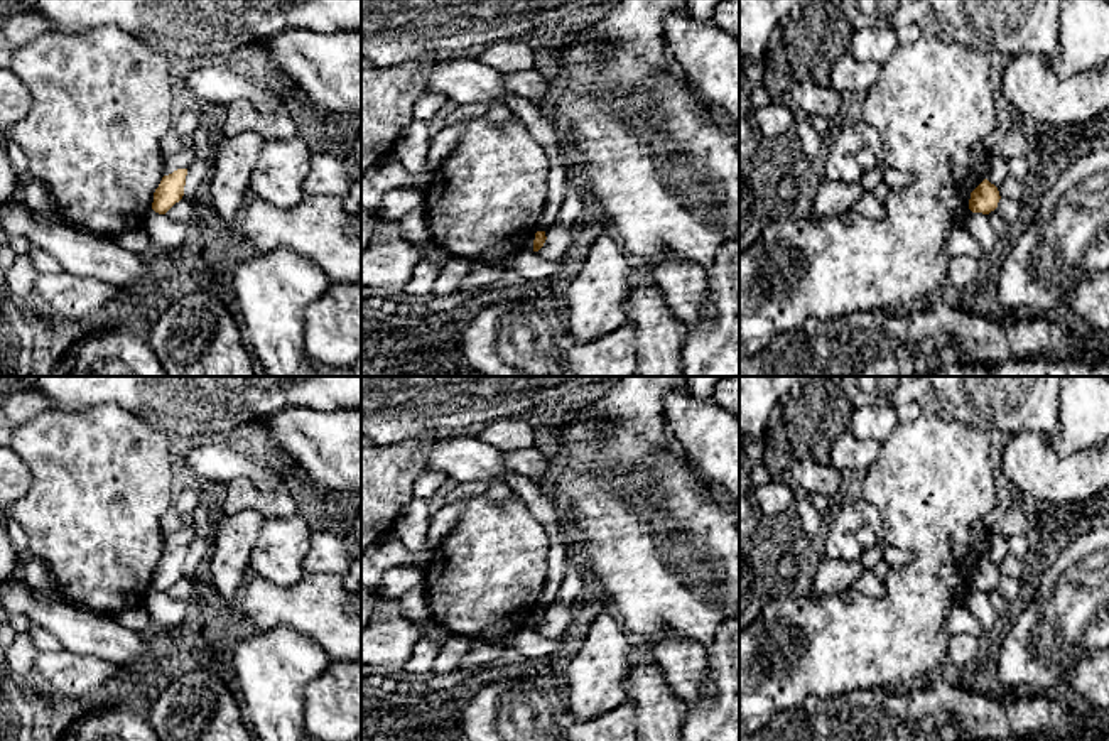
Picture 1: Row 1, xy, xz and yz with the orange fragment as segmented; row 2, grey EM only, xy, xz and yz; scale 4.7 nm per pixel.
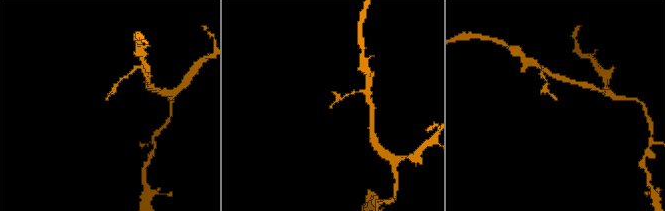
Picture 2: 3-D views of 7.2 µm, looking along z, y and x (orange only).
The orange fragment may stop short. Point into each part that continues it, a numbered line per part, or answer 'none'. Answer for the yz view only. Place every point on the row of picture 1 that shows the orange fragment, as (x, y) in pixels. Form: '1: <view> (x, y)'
none

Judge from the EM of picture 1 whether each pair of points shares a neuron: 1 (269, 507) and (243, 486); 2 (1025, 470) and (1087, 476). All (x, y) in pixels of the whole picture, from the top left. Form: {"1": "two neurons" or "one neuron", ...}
{"1": "one neuron", "2": "one neuron"}

